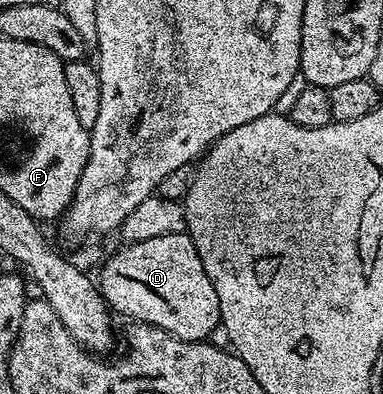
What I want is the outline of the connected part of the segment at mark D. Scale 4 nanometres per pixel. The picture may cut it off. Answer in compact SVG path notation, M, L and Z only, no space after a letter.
M188 233L158 235L155 239L143 239L122 246L118 253L110 252L106 256L99 269L101 298L114 314L122 313L133 323L154 325L184 341L203 341L212 338L213 332L218 332L221 323L219 295L215 295L215 287L211 279L207 279L203 259L199 259L199 251L195 251L195 243Z

